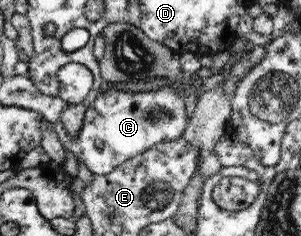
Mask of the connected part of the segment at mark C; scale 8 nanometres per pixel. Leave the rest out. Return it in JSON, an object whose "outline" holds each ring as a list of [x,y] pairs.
{"outline":[[[172,87],[143,94],[125,93],[125,91],[112,89],[101,93],[86,109],[77,135],[71,136],[61,121],[54,123],[55,131],[71,161],[83,161],[92,173],[107,175],[129,158],[142,154],[156,143],[174,140],[179,137],[187,123],[185,110],[183,109],[185,97],[186,95],[179,93],[177,89],[173,90]]]}

